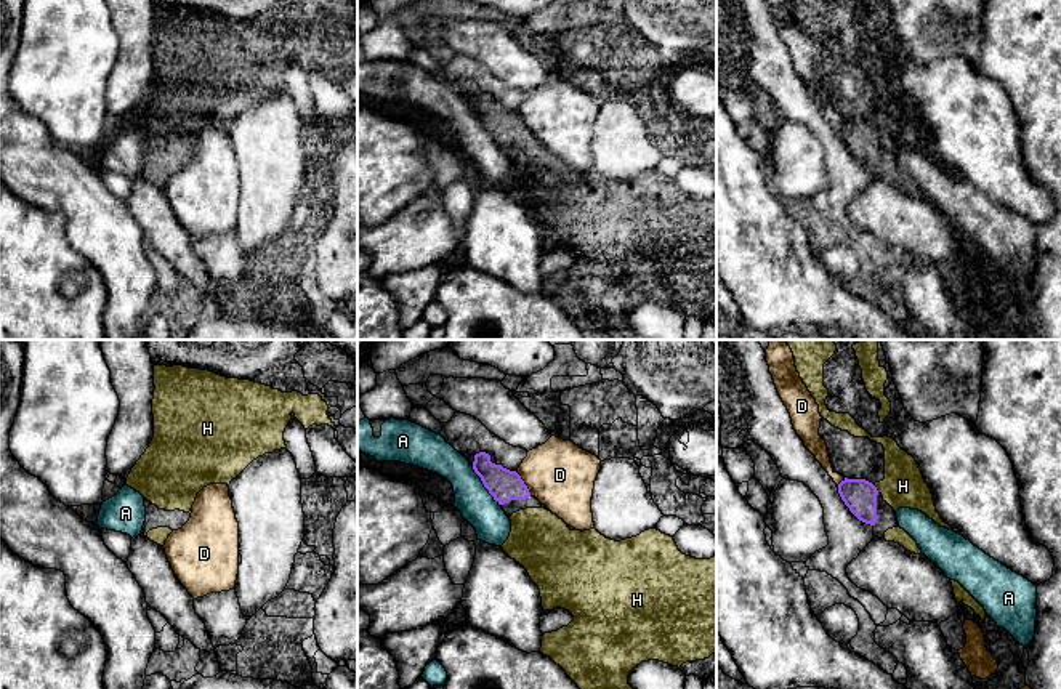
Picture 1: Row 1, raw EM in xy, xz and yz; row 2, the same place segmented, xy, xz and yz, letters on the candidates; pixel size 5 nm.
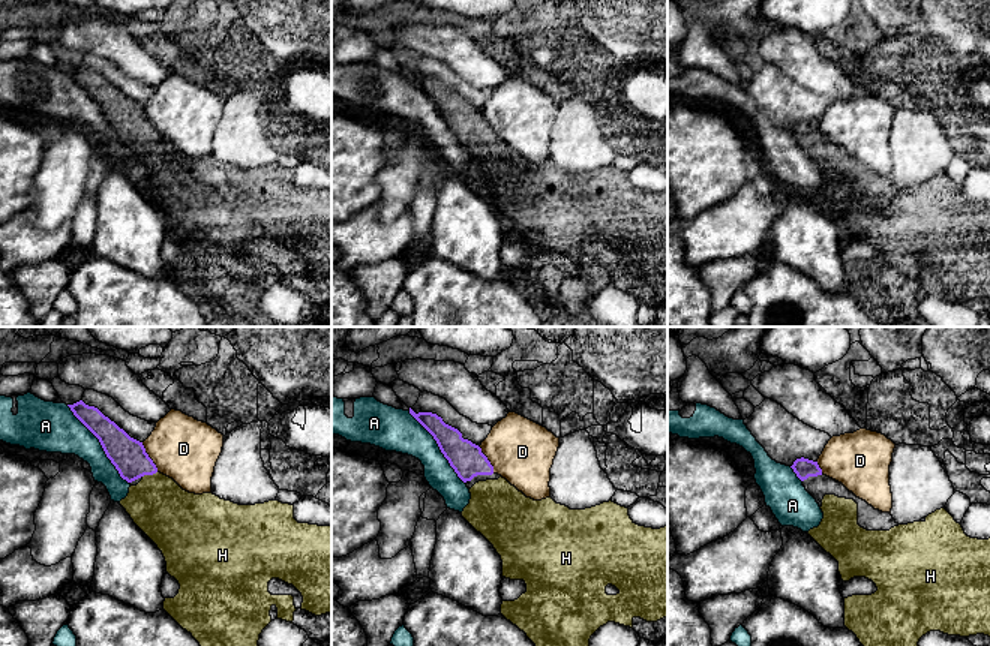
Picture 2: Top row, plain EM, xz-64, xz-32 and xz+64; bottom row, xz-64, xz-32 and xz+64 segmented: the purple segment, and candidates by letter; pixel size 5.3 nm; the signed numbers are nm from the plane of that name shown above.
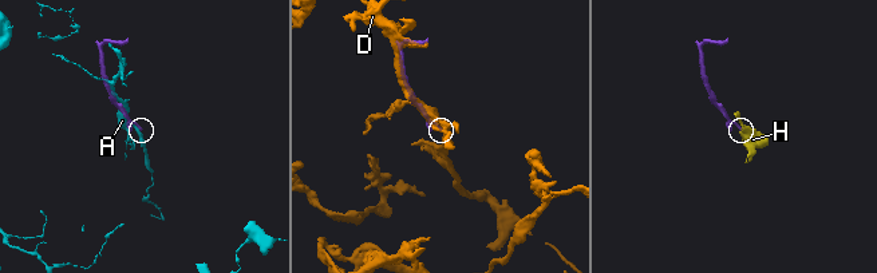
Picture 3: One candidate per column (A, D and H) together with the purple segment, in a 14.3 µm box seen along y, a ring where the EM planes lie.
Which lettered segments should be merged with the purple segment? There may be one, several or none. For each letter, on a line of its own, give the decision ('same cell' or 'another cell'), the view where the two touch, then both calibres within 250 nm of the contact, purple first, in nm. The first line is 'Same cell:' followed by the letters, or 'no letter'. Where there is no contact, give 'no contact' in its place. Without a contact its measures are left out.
Same cell: no letter
A: another cell | xz | 160/180 nm
D: another cell | xz | 160/340 nm
H: another cell | yz | 170/200 nm

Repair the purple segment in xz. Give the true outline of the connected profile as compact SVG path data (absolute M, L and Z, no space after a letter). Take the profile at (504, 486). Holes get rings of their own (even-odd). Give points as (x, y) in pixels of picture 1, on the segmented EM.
M479 452L473 461L474 473L481 477L484 487L502 506L510 518L513 513L526 508L545 508L535 497L530 495L527 486L516 471L510 471L502 465L490 461L490 455Z

